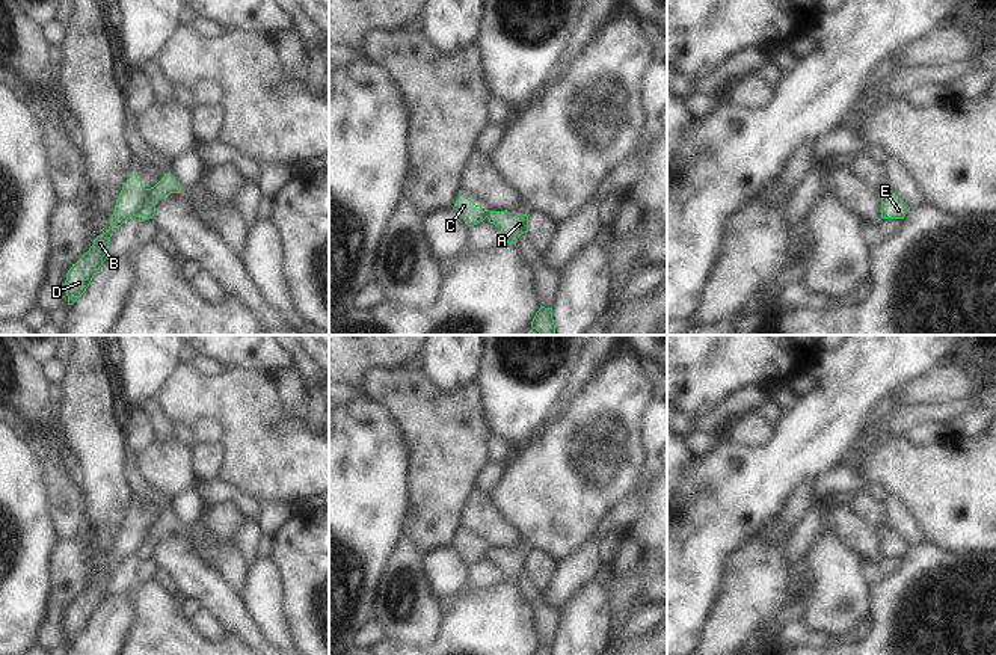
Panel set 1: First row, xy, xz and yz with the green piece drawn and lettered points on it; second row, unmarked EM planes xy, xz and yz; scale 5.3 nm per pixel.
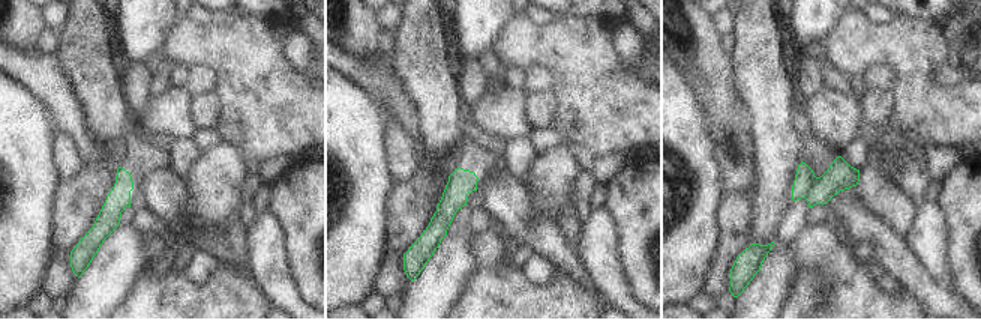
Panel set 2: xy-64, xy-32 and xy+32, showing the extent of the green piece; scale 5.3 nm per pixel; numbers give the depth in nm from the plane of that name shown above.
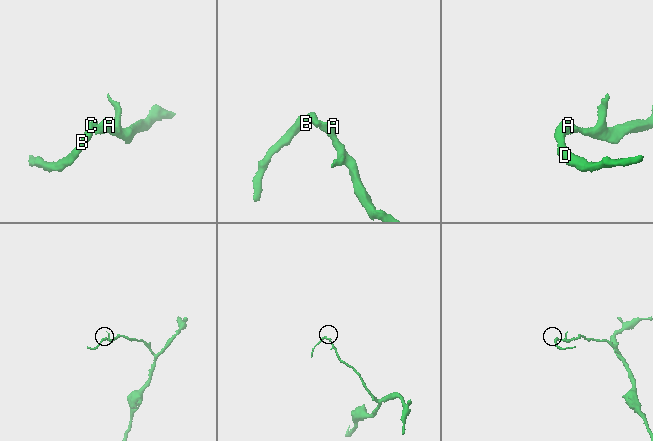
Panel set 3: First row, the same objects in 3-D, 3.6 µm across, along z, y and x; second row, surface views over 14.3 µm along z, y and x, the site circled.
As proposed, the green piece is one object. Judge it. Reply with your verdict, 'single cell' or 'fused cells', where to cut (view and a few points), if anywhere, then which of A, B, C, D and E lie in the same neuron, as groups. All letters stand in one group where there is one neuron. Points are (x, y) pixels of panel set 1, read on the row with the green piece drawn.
fused cells; cut in xy along (150, 189), (145, 206), (136, 215); A E / B C D

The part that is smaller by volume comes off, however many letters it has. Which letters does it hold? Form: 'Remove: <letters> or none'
Remove: B, C, D

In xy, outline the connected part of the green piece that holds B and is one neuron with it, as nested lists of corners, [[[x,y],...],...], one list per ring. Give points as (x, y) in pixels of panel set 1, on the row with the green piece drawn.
[[[133,174],[122,186],[116,199],[115,211],[110,217],[109,229],[94,240],[89,251],[66,273],[65,288],[68,305],[72,305],[89,287],[94,275],[107,260],[112,234],[130,217],[137,216],[148,202],[149,189],[142,186],[142,180]]]

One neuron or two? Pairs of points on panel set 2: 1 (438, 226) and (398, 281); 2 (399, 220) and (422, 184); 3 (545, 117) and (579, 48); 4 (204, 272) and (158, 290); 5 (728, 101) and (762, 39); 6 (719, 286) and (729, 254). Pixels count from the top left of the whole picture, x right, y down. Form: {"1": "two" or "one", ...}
{"1": "two", "2": "one", "3": "two", "4": "two", "5": "two", "6": "one"}

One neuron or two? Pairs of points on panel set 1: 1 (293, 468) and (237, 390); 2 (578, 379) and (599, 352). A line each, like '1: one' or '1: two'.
1: one
2: one

